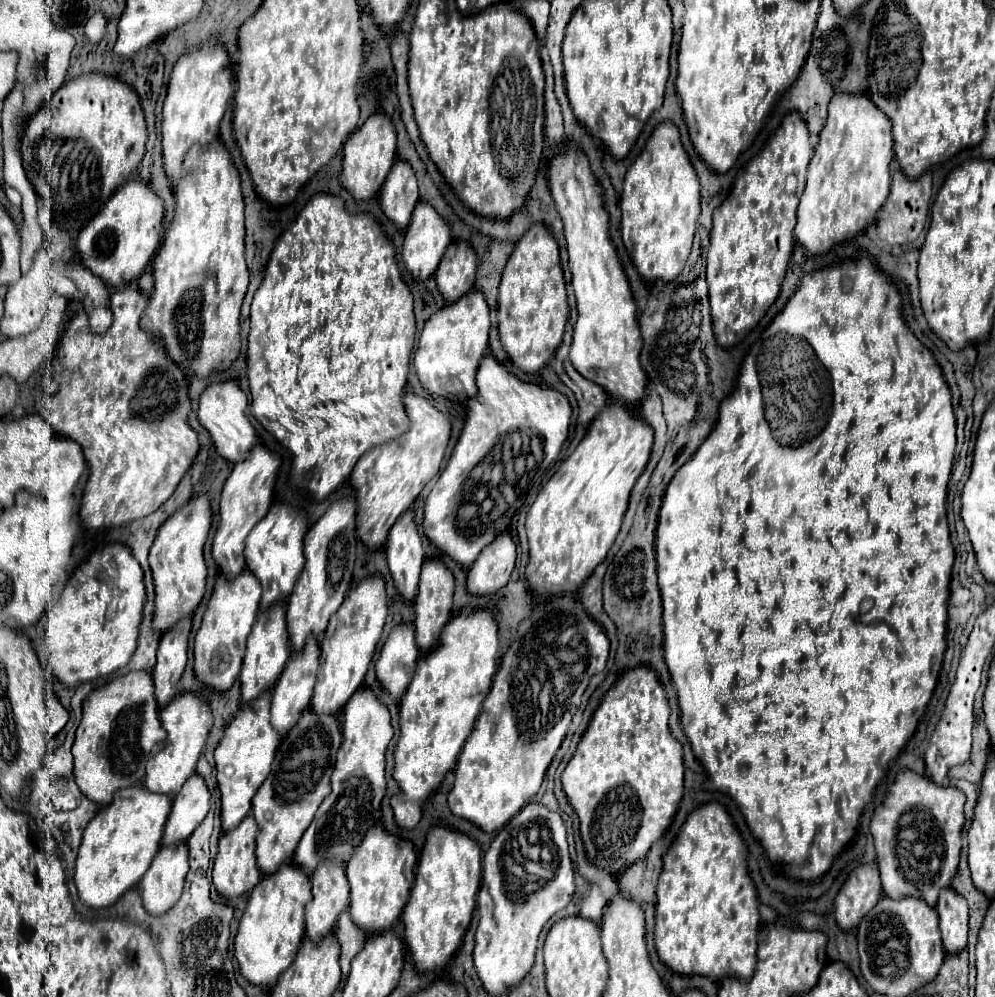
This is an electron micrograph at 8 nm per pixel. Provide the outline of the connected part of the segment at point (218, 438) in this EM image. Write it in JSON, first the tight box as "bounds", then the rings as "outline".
{"bounds":[197,379,257,463],"outline":[[[235,379],[209,383],[199,401],[199,411],[197,411],[199,423],[211,433],[211,439],[213,439],[219,455],[231,463],[239,463],[241,459],[245,459],[249,449],[257,443],[255,429],[249,423],[249,419],[245,417],[245,407],[247,407],[247,395],[241,391],[241,387]]]}

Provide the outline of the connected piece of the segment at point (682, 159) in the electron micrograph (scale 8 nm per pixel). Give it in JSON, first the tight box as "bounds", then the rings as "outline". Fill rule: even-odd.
{"bounds":[619,123,701,281],"outline":[[[659,123],[639,157],[627,169],[619,207],[623,245],[633,257],[641,277],[673,281],[689,257],[701,213],[699,179],[681,145],[675,123]]]}

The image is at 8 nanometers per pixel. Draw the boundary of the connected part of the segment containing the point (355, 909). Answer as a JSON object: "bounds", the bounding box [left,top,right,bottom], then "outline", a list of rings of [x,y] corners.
{"bounds":[345,823,415,933],"outline":[[[383,823],[373,825],[363,841],[357,845],[357,851],[351,855],[345,875],[351,885],[351,919],[365,929],[367,933],[387,931],[401,915],[409,889],[415,879],[415,847],[411,841],[403,841],[401,837],[385,831]]]}

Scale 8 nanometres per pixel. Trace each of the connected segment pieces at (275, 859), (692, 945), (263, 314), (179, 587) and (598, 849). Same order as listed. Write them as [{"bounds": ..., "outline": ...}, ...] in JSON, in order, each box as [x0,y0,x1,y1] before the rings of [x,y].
[{"bounds":[253,709,341,873],"outline":[[[305,709],[293,731],[283,737],[271,773],[253,797],[253,815],[261,831],[255,855],[263,873],[277,871],[281,863],[289,863],[293,859],[301,835],[309,827],[321,801],[329,795],[329,779],[339,747],[341,729],[337,717],[317,715],[313,709]]]},{"bounds":[655,803,759,981],"outline":[[[703,803],[691,811],[669,851],[663,855],[663,871],[655,903],[655,947],[659,959],[681,975],[707,975],[717,981],[737,975],[749,979],[757,963],[759,901],[747,871],[747,845],[721,803]]]},{"bounds":[247,193,415,499],"outline":[[[331,193],[313,195],[297,215],[293,225],[287,231],[283,231],[281,237],[275,241],[275,247],[265,265],[263,283],[255,291],[249,319],[251,319],[251,331],[249,331],[249,347],[247,347],[247,377],[251,389],[251,413],[269,433],[277,437],[281,445],[285,445],[293,453],[291,485],[305,487],[315,499],[327,497],[351,475],[355,463],[365,451],[401,435],[409,427],[409,419],[403,407],[403,389],[407,383],[409,361],[415,347],[415,313],[413,313],[413,295],[397,269],[395,247],[391,239],[383,233],[383,229],[379,227],[379,223],[371,213],[349,213],[345,209],[343,199]]]},{"bounds":[149,495,213,631],"outline":[[[207,495],[193,497],[187,505],[177,509],[163,525],[149,551],[149,565],[155,583],[155,631],[167,631],[177,619],[191,615],[205,595],[207,565],[203,559],[203,547],[207,543],[213,523],[213,509]]]},{"bounds":[563,667,683,873],"outline":[[[635,667],[624,671],[615,685],[603,695],[585,735],[581,737],[573,759],[563,771],[563,791],[575,809],[581,825],[581,839],[587,857],[611,873],[629,867],[645,857],[665,829],[683,797],[683,749],[669,731],[669,703],[657,673],[651,667]]]}]

